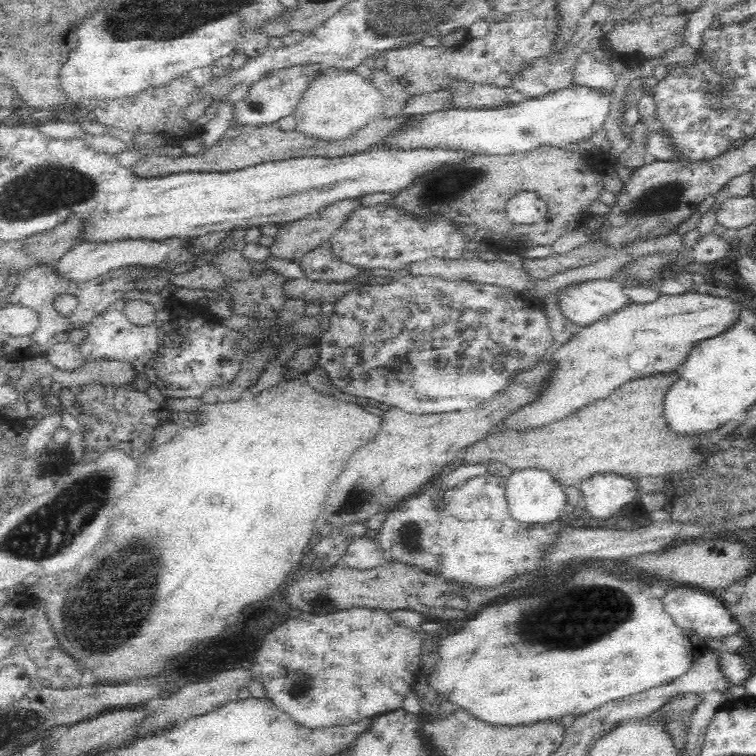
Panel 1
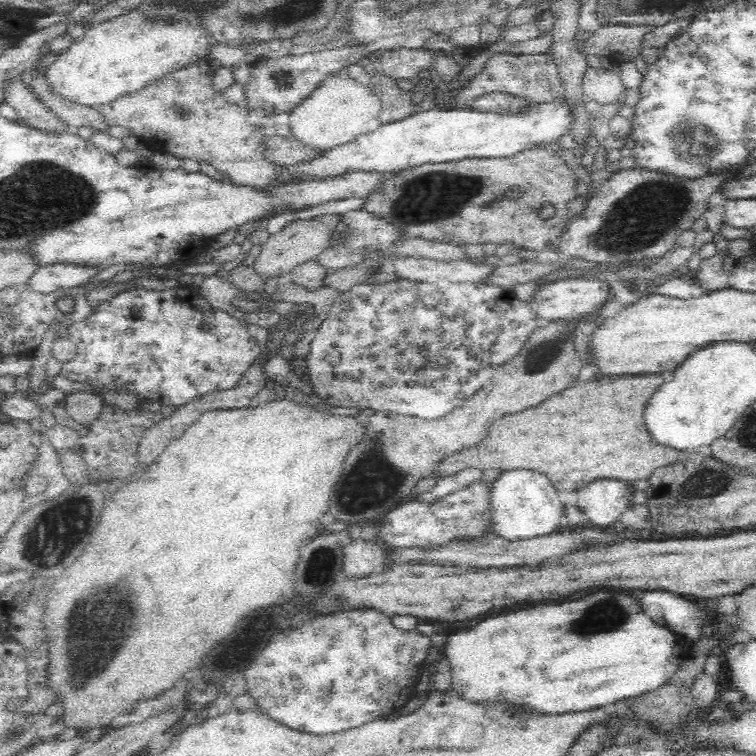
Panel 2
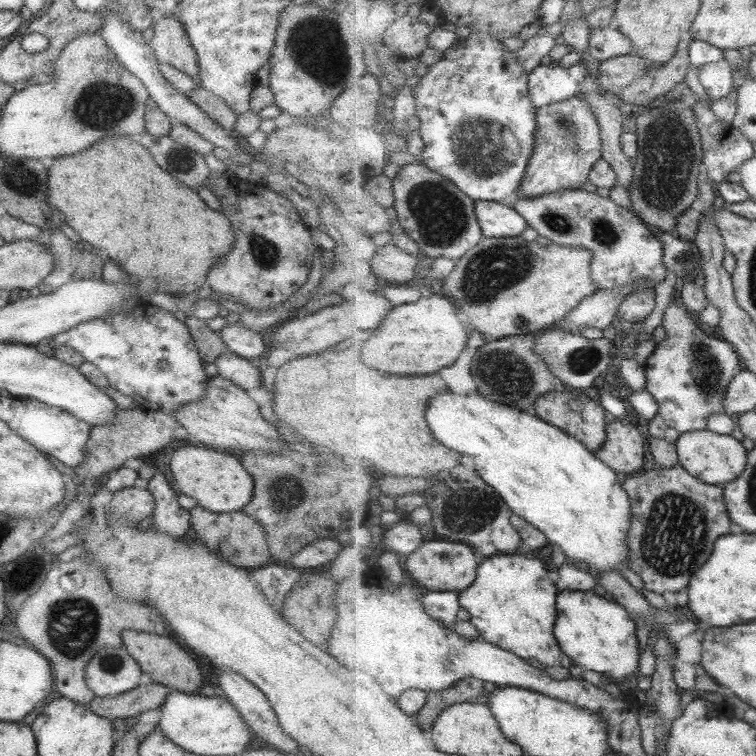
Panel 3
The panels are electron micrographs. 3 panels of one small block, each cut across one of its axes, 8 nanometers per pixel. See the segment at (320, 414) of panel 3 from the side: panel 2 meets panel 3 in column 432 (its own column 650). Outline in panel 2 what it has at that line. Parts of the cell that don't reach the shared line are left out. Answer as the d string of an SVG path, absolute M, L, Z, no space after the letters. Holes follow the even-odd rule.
M628 375L607 381L602 379L600 382L592 380L582 382L580 383L582 386L564 390L536 408L495 420L487 428L486 438L474 447L464 448L448 456L438 464L435 475L437 478L448 478L470 468L483 473L488 470L499 470L503 473L518 468L530 468L546 474L552 480L554 489L566 492L577 491L596 478L615 479L633 485L636 480L650 479L656 470L672 466L674 462L684 462L684 457L688 454L678 448L658 443L646 424L645 412L648 401L664 383L661 375Z

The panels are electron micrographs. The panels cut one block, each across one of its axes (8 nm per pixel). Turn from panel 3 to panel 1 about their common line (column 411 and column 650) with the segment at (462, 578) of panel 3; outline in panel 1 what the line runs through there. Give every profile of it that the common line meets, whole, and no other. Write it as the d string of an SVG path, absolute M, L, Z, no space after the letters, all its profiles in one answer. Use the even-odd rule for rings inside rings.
M710 542L710 544L690 544L690 546L680 546L672 552L668 552L666 556L642 556L636 558L636 566L644 568L646 576L656 574L656 578L662 580L676 580L676 582L686 582L686 584L694 584L698 588L706 588L706 591L716 592L714 588L728 589L730 584L734 584L740 576L746 574L748 564L746 560L748 554L742 554L742 548L738 544L730 544L730 542Z

